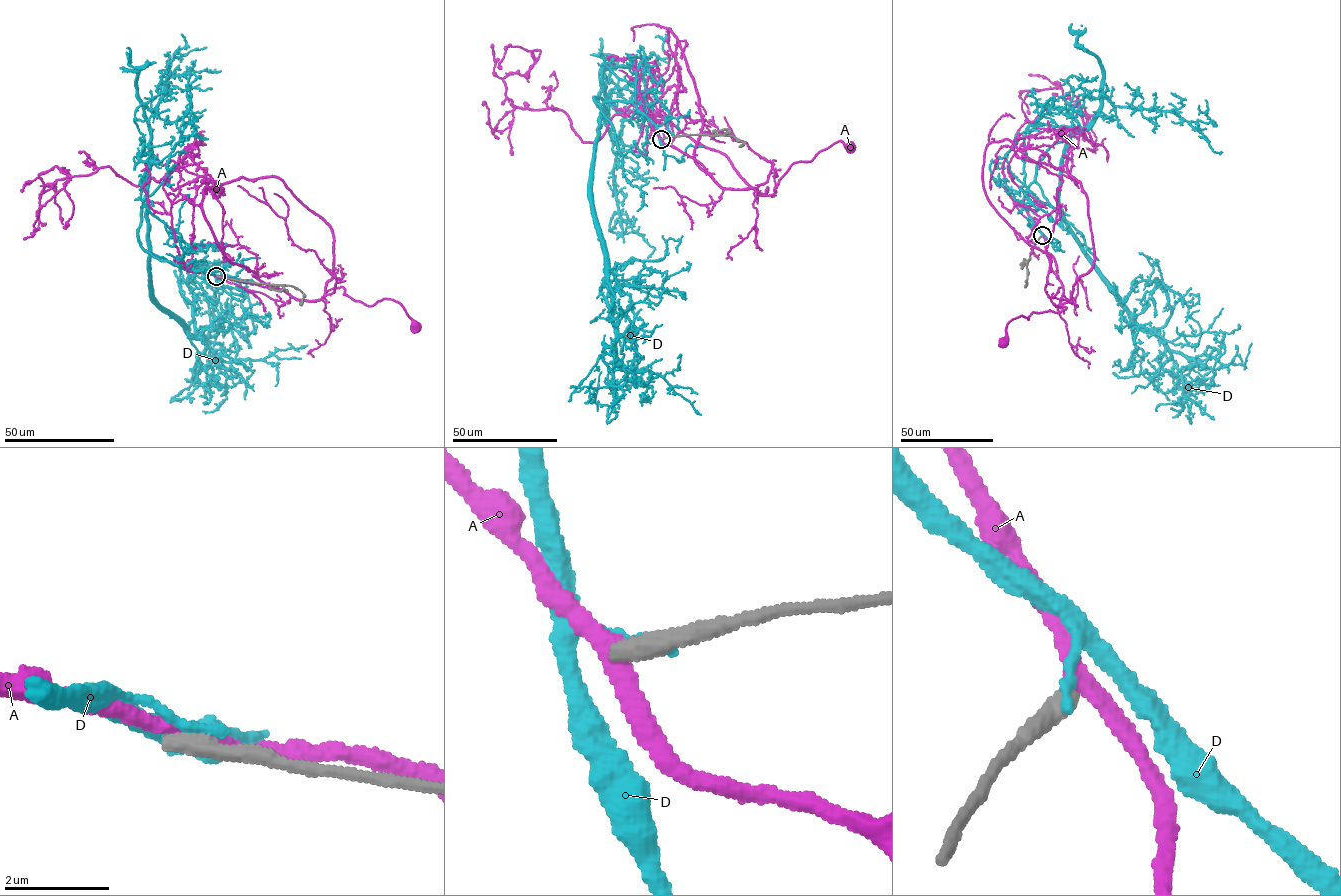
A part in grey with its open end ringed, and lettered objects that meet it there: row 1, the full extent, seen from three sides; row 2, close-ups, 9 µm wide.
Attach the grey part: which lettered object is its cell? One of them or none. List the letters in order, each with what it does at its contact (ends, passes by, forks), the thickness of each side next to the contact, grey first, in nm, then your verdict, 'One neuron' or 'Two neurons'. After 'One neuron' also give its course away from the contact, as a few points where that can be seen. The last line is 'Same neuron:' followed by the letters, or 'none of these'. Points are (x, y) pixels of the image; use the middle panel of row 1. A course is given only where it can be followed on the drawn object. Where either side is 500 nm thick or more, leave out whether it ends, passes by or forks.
A: It passes by. Thickness 400 nm (grey) against 320 nm. Two neurons
D: It ends there. Thickness 440 nm (grey) against 200 nm. Two neurons
Same neuron: none of these

